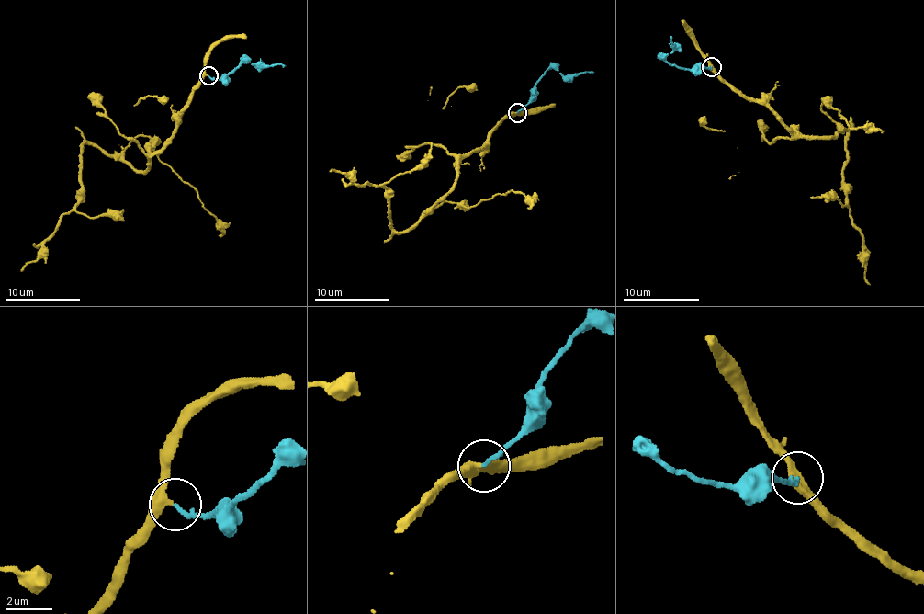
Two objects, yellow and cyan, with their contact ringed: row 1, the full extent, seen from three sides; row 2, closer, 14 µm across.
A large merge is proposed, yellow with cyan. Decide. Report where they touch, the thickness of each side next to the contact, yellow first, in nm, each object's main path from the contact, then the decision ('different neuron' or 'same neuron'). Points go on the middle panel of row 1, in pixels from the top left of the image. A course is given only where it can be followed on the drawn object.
(517, 113) | 340/170 nm | yellow via (516, 112), (487, 148), (458, 163), (444, 195), (398, 232), (390, 187), (329, 172) | cyan via (516, 112), (531, 95), (535, 83), (552, 67), (557, 67), (563, 75), (594, 72) | same neuron

